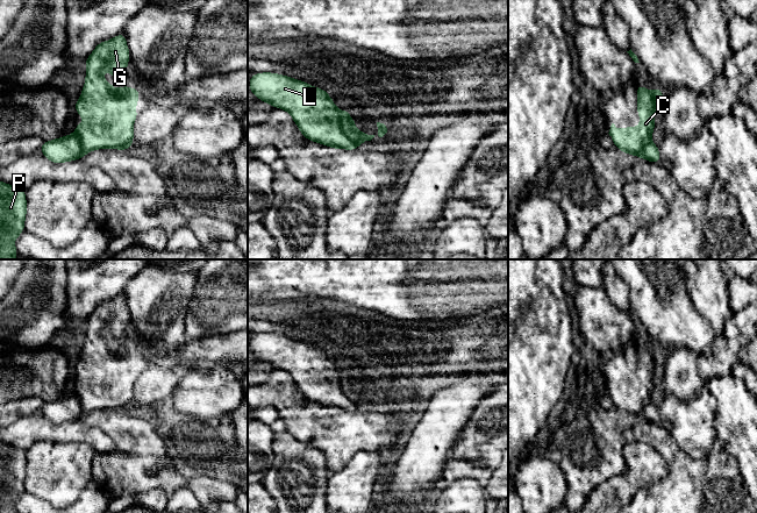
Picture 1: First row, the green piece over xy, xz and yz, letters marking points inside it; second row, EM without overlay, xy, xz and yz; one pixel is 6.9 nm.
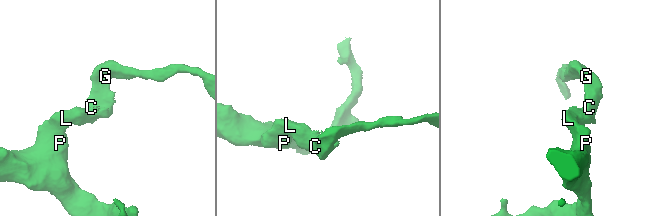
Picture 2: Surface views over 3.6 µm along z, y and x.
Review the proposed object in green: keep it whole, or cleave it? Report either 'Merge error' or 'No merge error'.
Merge error

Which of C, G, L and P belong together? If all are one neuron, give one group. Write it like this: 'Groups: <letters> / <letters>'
Groups: C G / L P

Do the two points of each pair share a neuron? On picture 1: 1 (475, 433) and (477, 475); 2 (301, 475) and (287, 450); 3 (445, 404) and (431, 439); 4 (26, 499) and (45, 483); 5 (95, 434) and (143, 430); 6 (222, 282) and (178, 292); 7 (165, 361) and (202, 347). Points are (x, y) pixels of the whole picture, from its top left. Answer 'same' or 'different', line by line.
1: different
2: same
3: same
4: different
5: different
6: different
7: same

